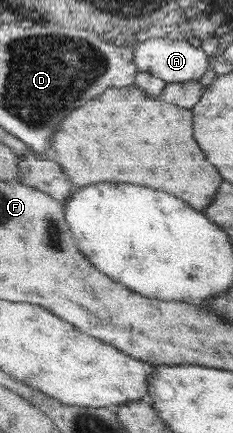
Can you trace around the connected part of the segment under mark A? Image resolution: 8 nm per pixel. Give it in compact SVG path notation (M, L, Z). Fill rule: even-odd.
M152 38L134 45L135 62L139 71L160 77L167 83L198 81L210 69L210 57L196 41Z

